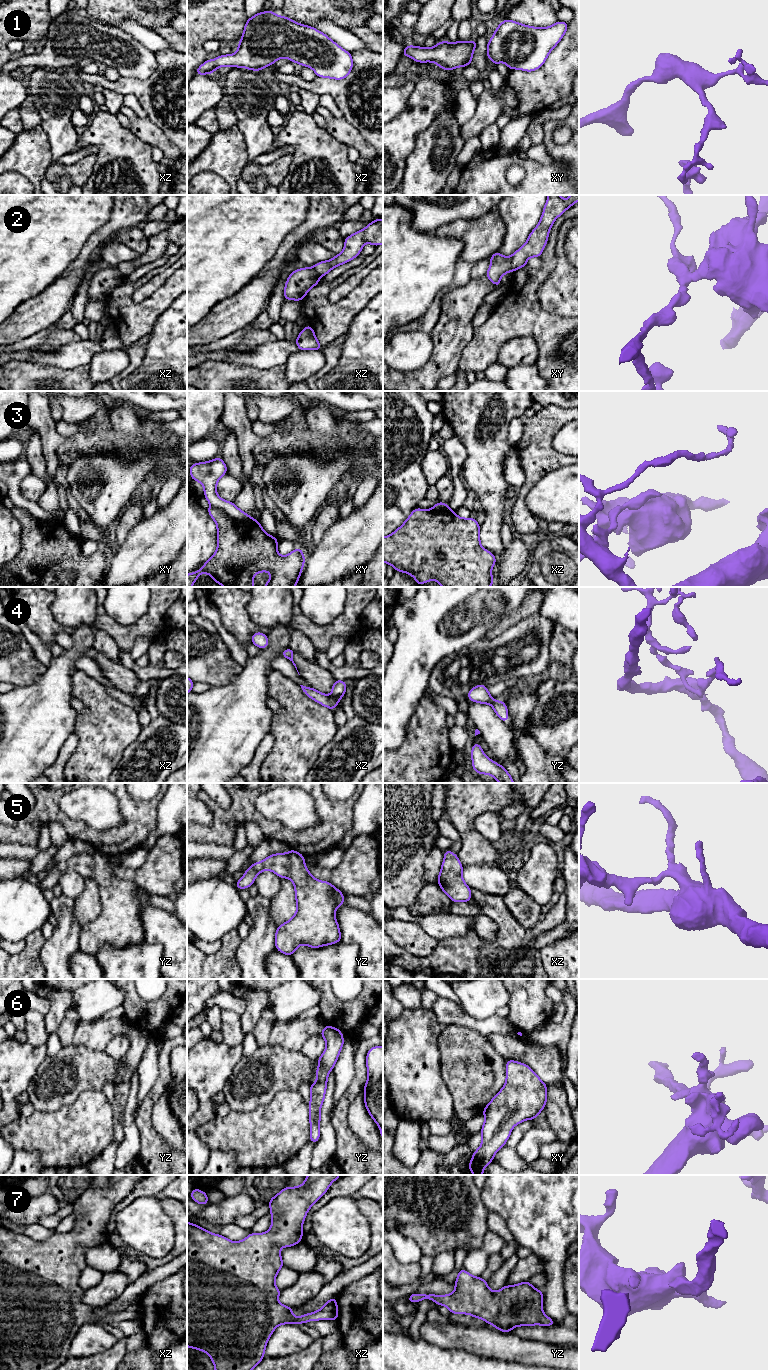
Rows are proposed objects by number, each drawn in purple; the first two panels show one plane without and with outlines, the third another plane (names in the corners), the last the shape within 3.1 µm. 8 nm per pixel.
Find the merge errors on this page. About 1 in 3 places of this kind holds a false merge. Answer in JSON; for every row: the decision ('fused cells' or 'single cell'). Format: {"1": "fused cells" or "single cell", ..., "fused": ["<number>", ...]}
{"1": "single cell", "2": "fused cells", "3": "fused cells", "4": "fused cells", "5": "single cell", "6": "single cell", "7": "single cell", "fused": ["2", "3", "4"]}

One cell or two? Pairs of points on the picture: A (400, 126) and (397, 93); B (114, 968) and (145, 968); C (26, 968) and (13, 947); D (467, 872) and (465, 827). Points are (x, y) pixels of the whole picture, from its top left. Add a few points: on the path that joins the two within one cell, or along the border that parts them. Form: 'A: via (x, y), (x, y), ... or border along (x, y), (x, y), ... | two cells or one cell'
A: border along (412, 92), (407, 104), (393, 118) | two cells
B: via (122, 968), (138, 967) | one cell
C: border along (25, 940), (23, 949), (17, 954), (10, 955) | two cells
D: border along (491, 865), (466, 864), (463, 866) | two cells

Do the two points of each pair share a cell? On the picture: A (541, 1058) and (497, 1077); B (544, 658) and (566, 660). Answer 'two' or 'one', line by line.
A: two
B: two

